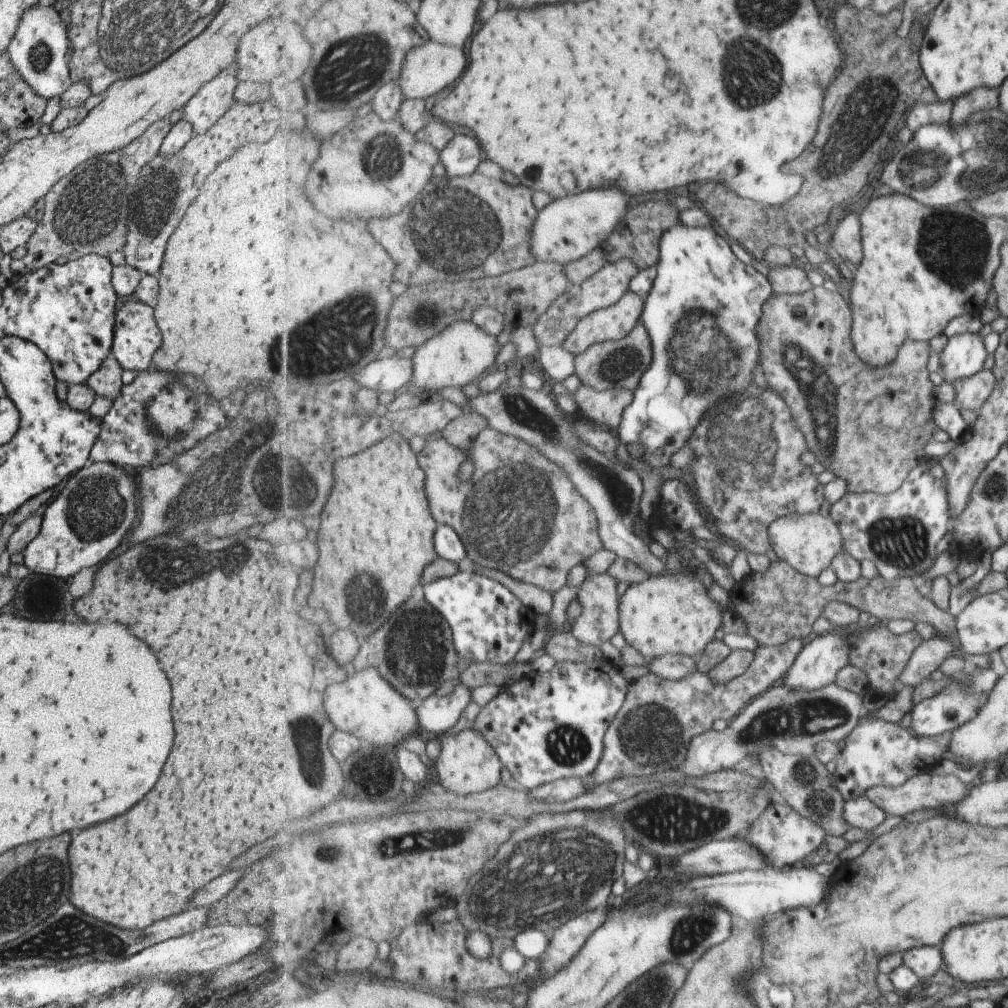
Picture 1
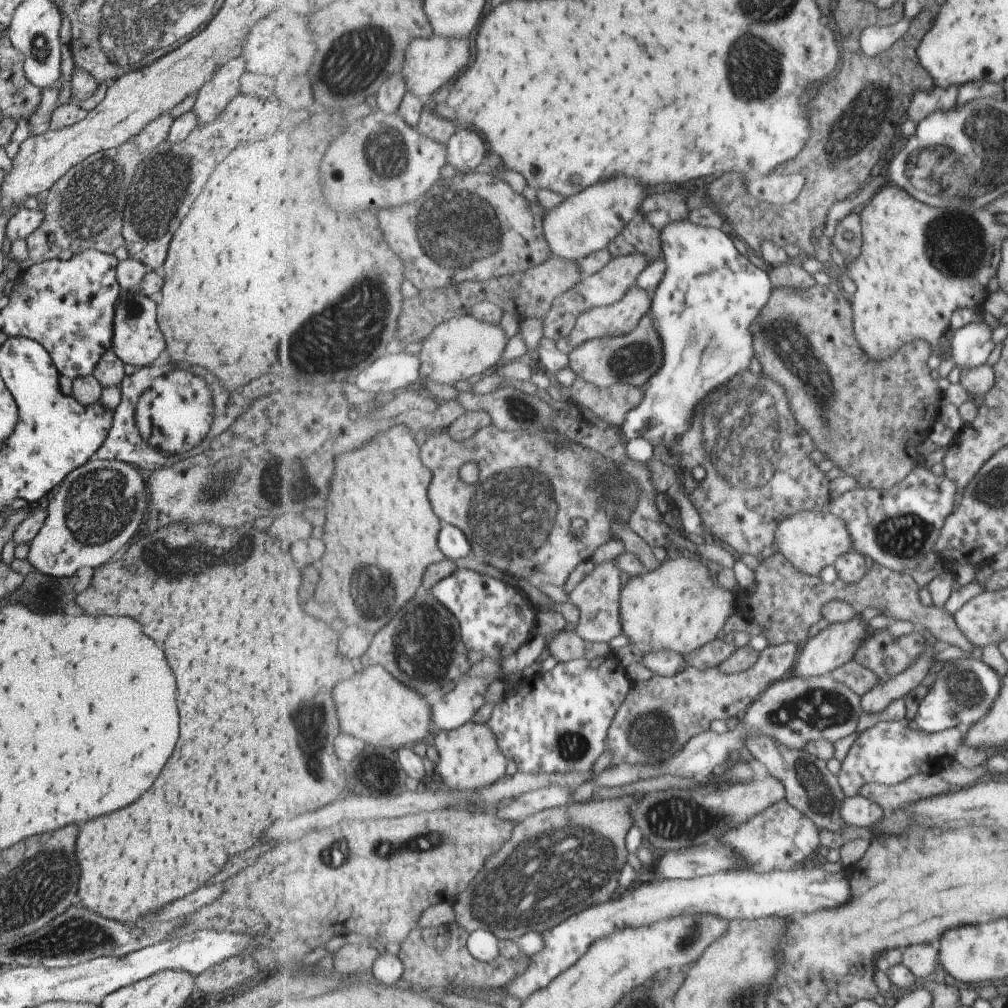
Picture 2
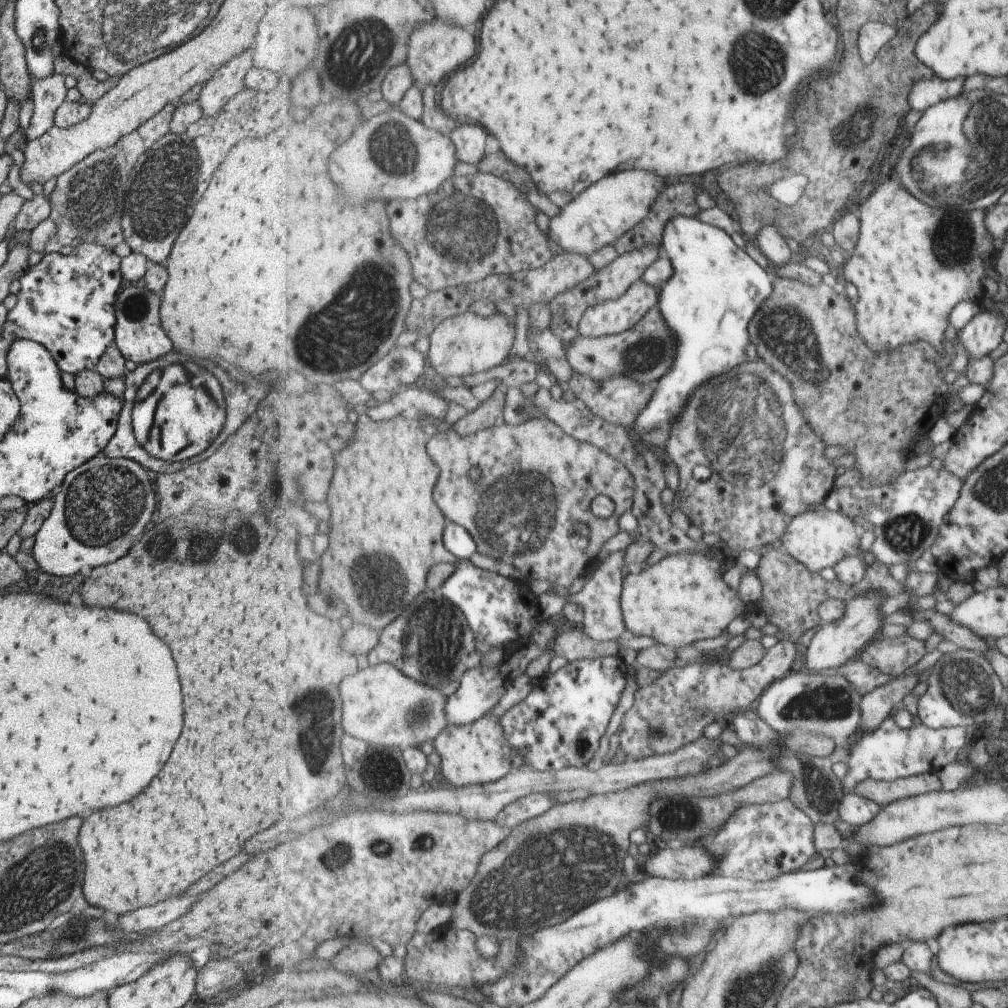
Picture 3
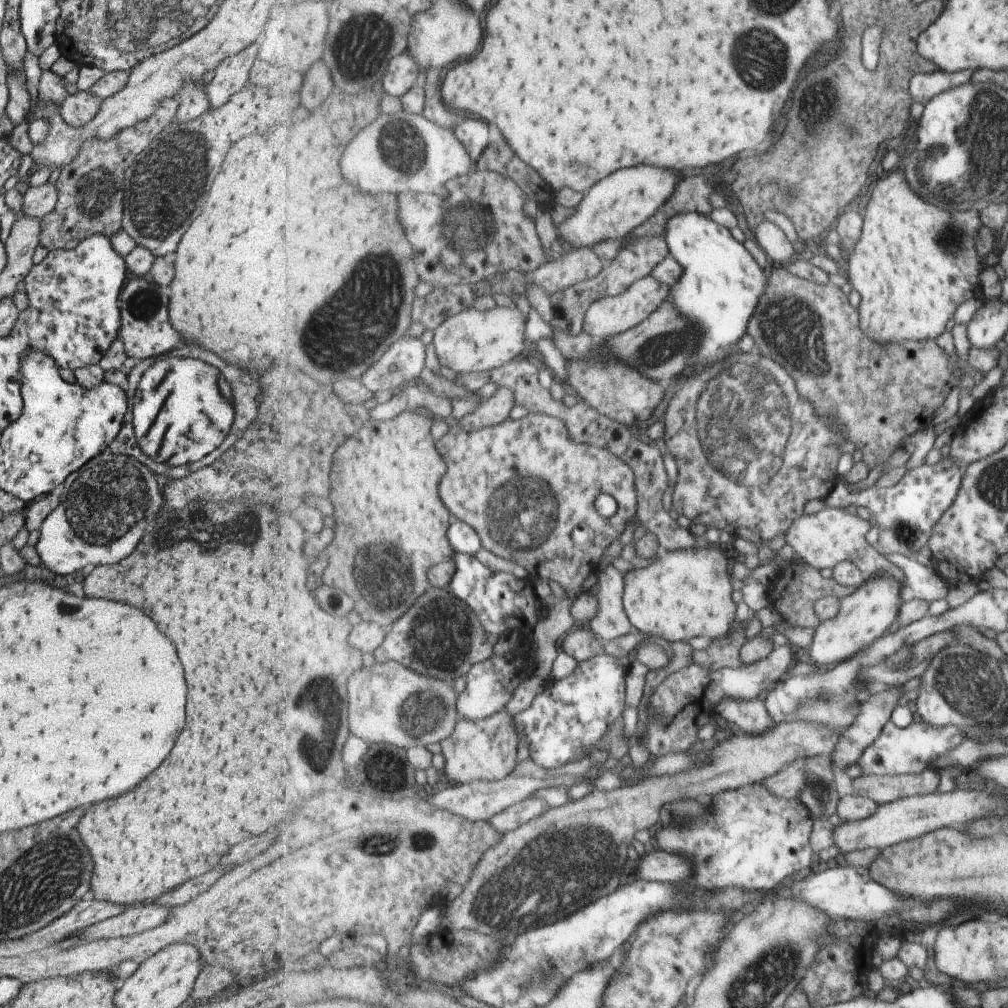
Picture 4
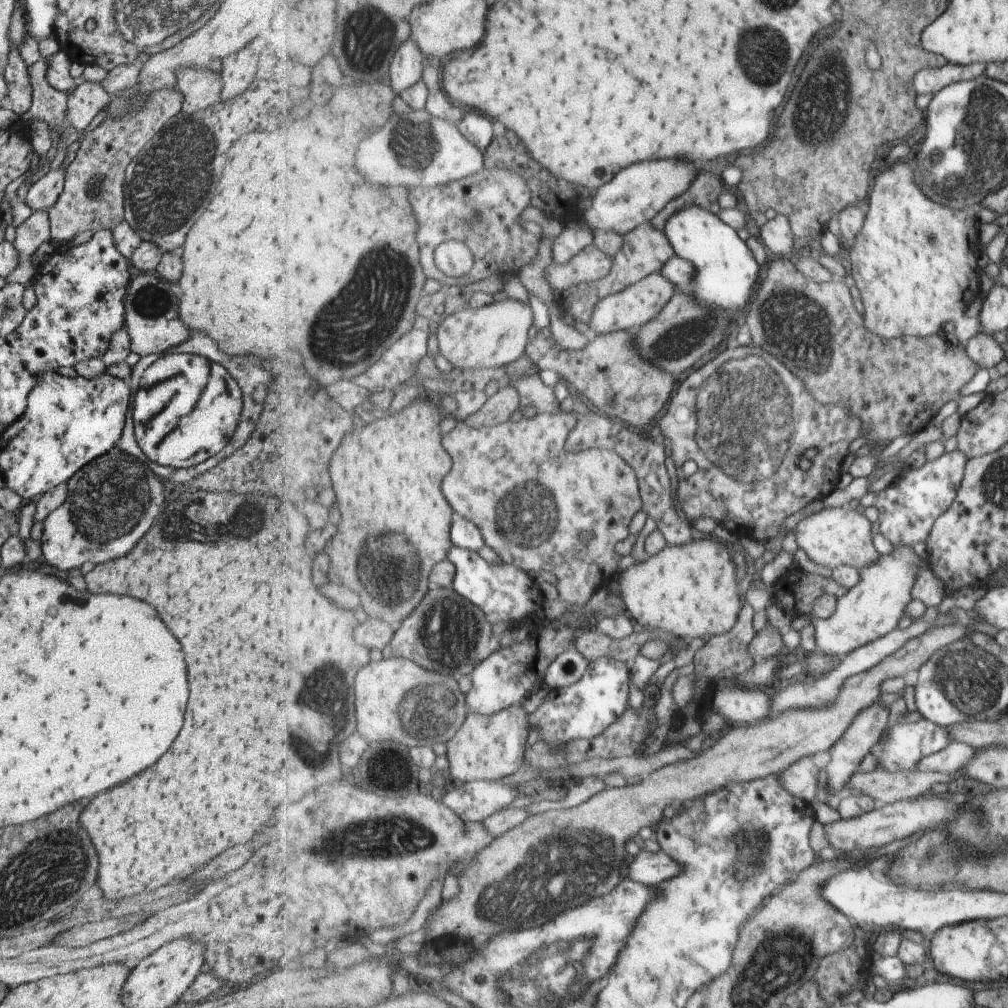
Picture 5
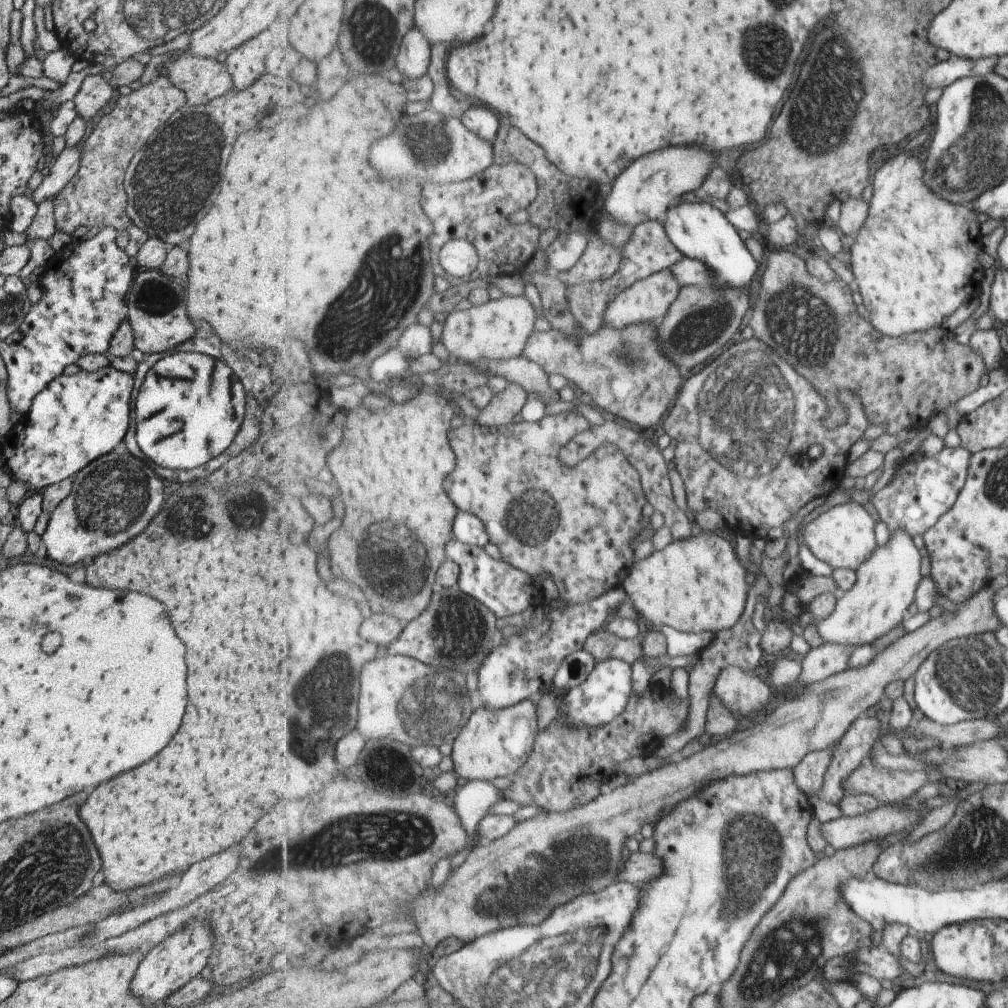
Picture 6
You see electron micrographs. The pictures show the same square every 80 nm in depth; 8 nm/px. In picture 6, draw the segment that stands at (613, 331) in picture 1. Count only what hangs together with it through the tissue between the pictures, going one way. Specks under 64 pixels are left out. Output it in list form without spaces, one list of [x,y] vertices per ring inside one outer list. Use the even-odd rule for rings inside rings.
[[[671,269],[656,272],[647,278],[639,280],[631,288],[619,294],[607,309],[603,325],[624,329],[625,326],[631,326],[634,322],[662,321],[669,309],[672,308],[673,303],[680,297],[682,290],[682,284]]]

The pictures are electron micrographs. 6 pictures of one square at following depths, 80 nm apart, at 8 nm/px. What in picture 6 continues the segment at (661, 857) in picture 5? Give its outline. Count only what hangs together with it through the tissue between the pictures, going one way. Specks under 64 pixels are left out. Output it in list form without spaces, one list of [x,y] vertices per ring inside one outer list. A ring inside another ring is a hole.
[[[636,851],[630,854],[626,865],[621,869],[621,874],[618,874],[618,880],[641,886],[643,882],[649,882],[655,876],[659,876],[661,868],[663,864],[659,858],[655,858],[653,854]]]

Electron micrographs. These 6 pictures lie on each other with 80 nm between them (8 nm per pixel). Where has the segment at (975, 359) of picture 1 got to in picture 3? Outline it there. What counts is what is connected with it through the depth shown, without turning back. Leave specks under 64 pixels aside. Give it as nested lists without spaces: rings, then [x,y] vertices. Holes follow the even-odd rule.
[[[996,307],[995,310],[982,308],[963,328],[960,328],[957,337],[966,348],[969,359],[988,355],[1002,341],[1006,314],[1007,310],[1003,307]]]

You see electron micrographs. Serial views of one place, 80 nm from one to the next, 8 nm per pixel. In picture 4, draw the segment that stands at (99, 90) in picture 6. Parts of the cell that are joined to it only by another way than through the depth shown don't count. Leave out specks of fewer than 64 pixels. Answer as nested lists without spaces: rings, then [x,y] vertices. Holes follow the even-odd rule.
[[[75,91],[62,100],[60,104],[60,117],[71,128],[79,128],[87,124],[99,110],[103,98],[89,91]]]

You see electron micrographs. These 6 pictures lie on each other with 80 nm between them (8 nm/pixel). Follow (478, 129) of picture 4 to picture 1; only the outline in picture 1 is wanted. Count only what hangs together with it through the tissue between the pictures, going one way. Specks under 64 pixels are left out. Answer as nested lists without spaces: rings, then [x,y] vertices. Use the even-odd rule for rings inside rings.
[[[456,134],[440,154],[440,162],[449,177],[473,174],[484,159],[485,152],[479,139],[469,134]]]

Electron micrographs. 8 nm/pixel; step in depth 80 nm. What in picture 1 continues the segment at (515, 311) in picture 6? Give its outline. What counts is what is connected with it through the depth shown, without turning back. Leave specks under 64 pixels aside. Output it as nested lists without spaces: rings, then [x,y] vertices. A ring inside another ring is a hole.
[[[469,319],[453,321],[448,328],[433,335],[429,342],[417,348],[413,354],[414,373],[411,387],[420,394],[434,393],[439,388],[465,386],[492,368],[501,352],[499,340],[487,334]]]

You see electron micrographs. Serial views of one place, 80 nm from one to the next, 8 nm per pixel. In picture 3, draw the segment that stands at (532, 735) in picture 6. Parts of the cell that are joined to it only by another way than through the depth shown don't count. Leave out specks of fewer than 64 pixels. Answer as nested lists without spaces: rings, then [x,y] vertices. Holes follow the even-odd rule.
[[[487,714],[483,718],[476,720],[473,724],[449,725],[448,728],[441,733],[441,736],[435,739],[434,745],[435,750],[441,755],[441,772],[443,776],[447,778],[451,784],[458,787],[498,781],[513,770],[511,767],[511,754],[513,754],[514,748],[506,737],[500,716]]]

